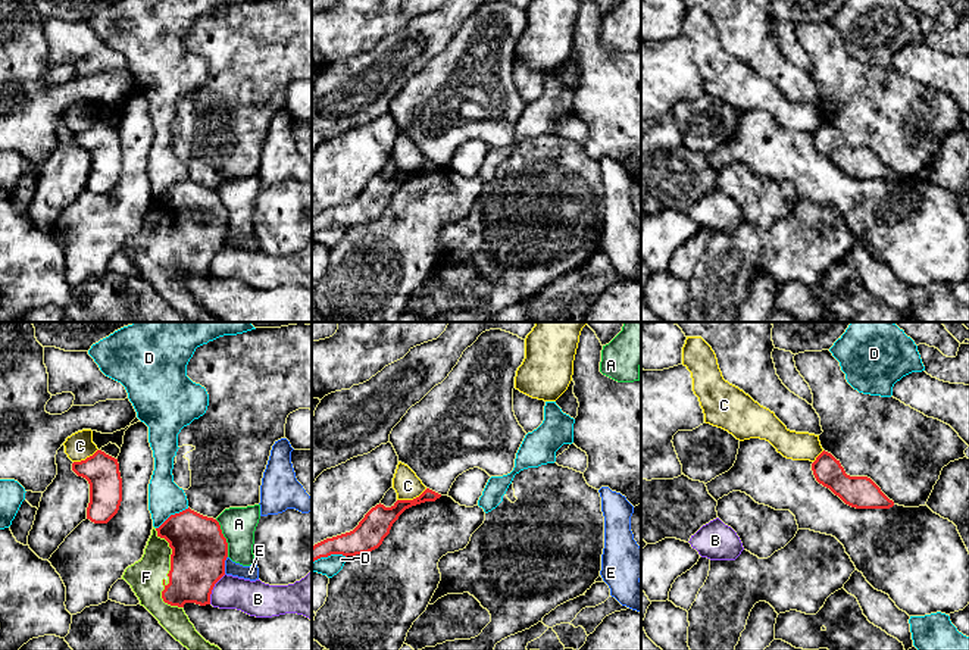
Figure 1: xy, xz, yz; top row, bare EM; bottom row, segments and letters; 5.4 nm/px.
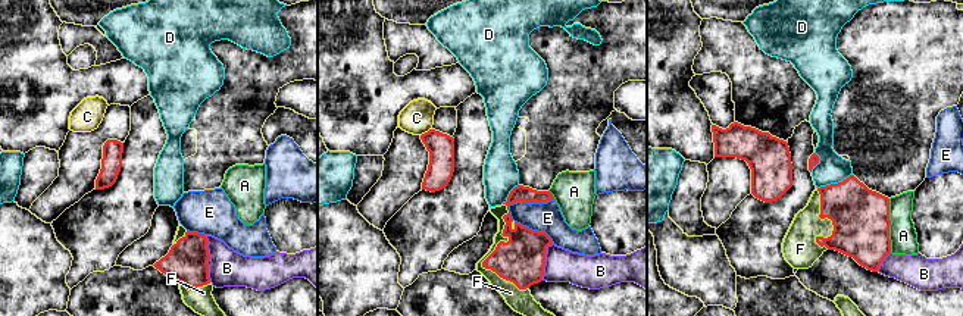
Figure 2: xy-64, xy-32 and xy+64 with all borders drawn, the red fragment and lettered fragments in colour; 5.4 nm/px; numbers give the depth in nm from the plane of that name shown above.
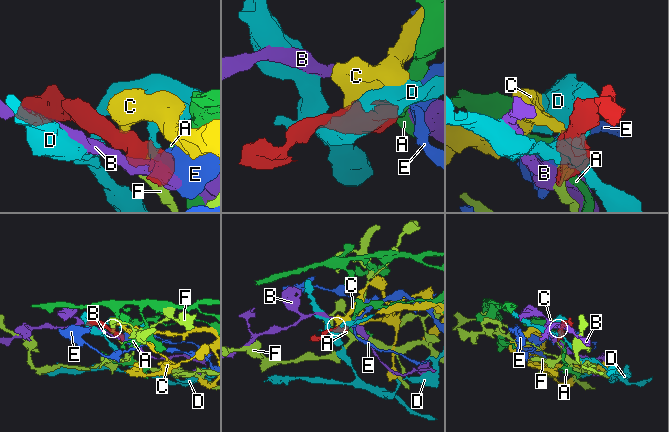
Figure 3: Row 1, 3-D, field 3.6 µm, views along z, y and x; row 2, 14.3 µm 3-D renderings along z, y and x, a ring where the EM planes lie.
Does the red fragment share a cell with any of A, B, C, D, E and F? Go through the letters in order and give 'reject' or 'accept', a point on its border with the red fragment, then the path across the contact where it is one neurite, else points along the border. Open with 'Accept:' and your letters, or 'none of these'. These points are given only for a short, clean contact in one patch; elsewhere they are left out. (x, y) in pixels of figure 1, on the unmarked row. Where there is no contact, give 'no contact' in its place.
Accept: F
A: reject; contact xy (225, 209); border xy (215, 190), (225, 209), (228, 227)
B: reject; contact xy (212, 259); border xy (225, 244), (215, 255), (209, 274)
C: reject; contact xz (413, 169); border xz (427, 159), (412, 169), (397, 171)
D: reject; contact xy (172, 186)
E: reject; contact xy (224, 236); border xy (227, 227), (224, 243)
F: accept; contact xy (169, 243)

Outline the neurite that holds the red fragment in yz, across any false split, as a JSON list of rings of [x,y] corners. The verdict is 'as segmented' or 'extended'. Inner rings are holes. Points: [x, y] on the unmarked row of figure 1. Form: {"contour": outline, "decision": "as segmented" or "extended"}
{"contour": [[[825,121],[812,134],[812,141],[819,154],[851,178],[890,179],[894,176],[894,172],[870,149],[847,146],[840,131]]], "decision": "as segmented"}

